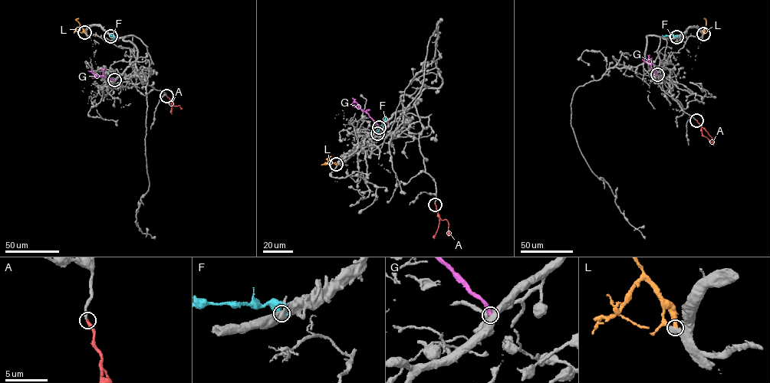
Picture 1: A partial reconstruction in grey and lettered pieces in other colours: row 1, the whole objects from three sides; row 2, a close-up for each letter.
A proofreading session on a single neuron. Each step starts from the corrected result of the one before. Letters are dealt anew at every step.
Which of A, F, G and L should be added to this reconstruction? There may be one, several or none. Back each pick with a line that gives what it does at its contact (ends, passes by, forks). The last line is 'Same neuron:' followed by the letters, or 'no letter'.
A: It ends there
Same neuron: A

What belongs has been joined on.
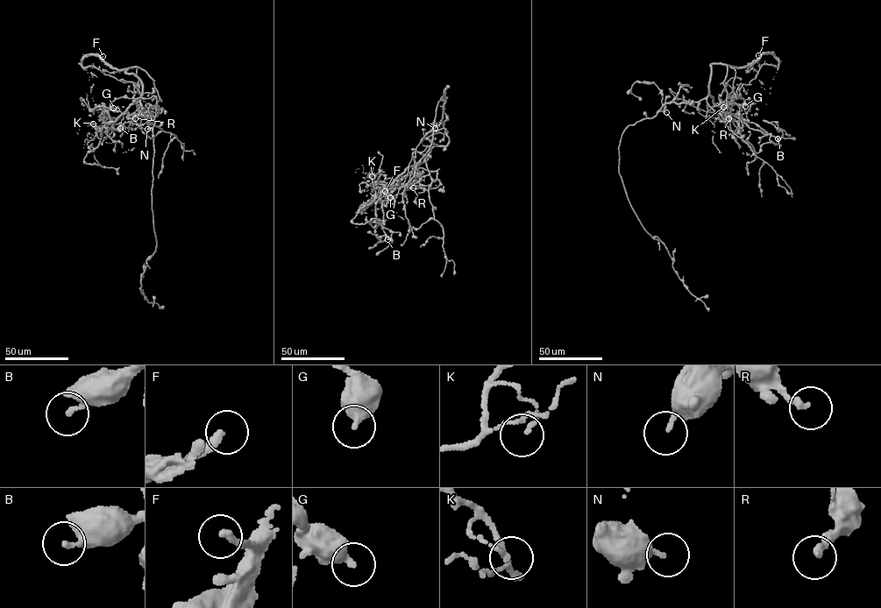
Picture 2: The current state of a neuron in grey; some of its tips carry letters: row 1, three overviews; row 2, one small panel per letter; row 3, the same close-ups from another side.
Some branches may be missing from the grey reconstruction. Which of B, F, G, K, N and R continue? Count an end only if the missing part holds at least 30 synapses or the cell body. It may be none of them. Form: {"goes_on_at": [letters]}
{"goes_on_at": []}

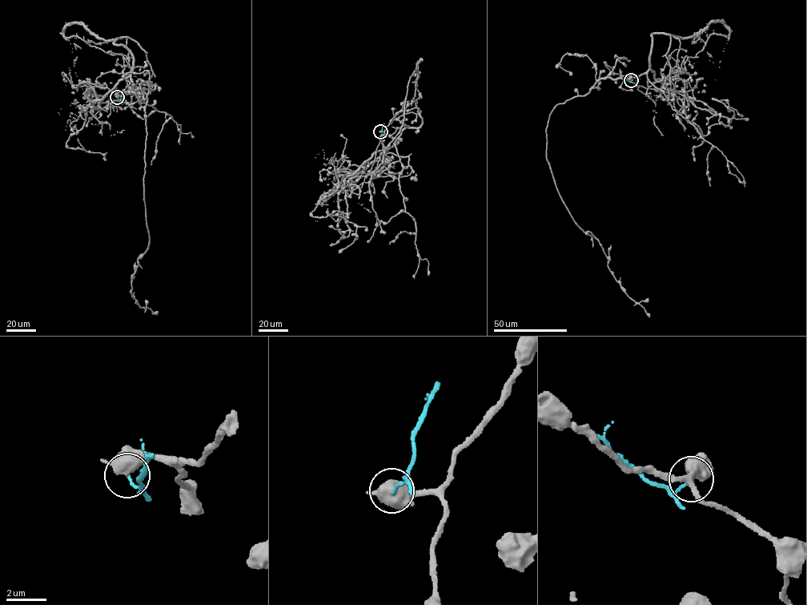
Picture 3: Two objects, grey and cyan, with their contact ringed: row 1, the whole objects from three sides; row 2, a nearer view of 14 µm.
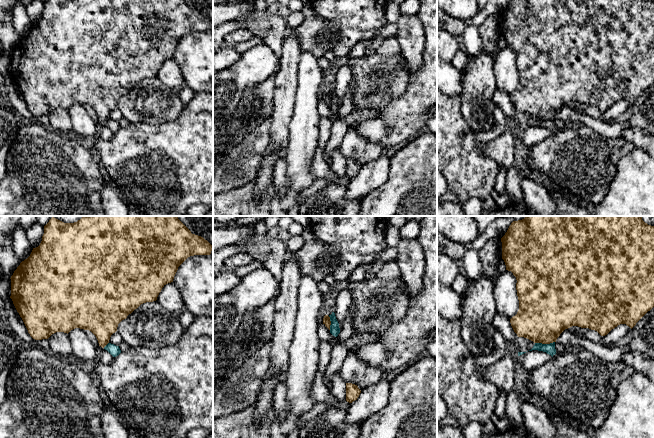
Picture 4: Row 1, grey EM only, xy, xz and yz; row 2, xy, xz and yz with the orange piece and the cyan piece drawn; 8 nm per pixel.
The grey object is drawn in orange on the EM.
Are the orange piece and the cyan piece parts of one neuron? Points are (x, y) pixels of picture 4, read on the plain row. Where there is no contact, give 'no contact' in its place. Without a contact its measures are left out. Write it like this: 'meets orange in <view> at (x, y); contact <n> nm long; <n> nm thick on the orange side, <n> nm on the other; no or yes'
meets orange in yz at (544, 119); contact 160 nm long; 420 nm thick on the orange side, 80 nm on the other; no

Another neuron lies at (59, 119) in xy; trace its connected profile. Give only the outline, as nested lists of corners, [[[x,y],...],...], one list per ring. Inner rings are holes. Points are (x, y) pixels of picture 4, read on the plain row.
[[[56,108],[49,114],[49,127],[66,135],[73,132],[71,118],[67,109]]]

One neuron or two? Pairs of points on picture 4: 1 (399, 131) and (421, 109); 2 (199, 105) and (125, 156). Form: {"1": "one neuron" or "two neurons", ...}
{"1": "one neuron", "2": "two neurons"}

